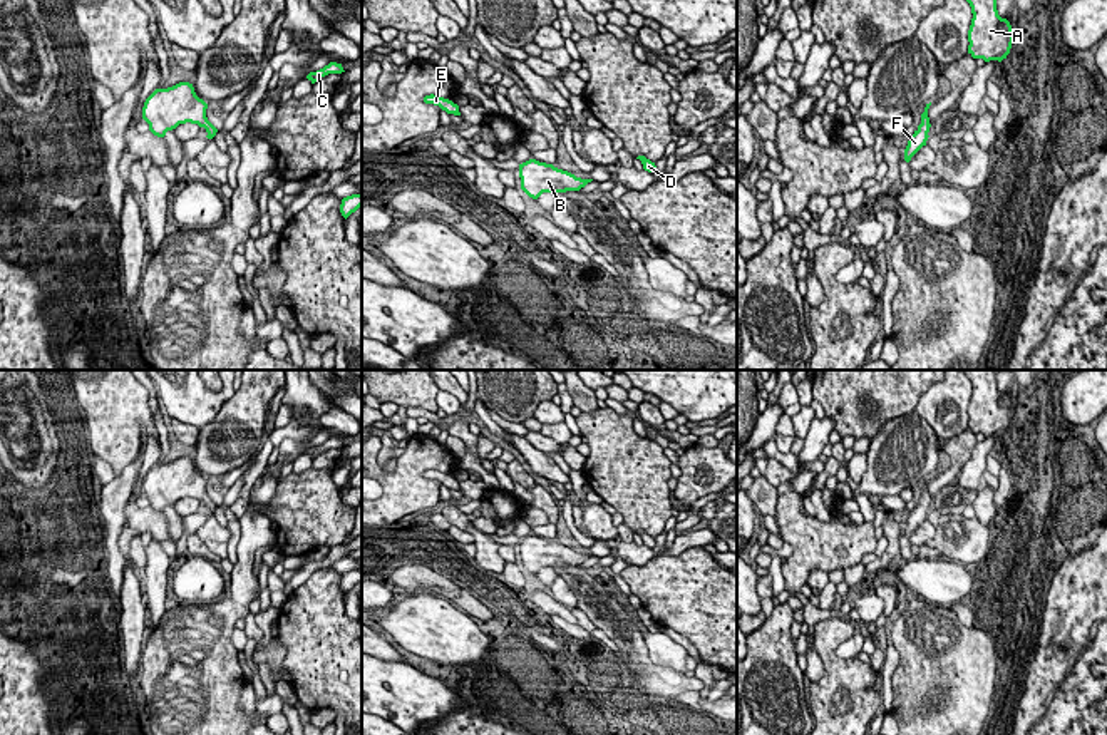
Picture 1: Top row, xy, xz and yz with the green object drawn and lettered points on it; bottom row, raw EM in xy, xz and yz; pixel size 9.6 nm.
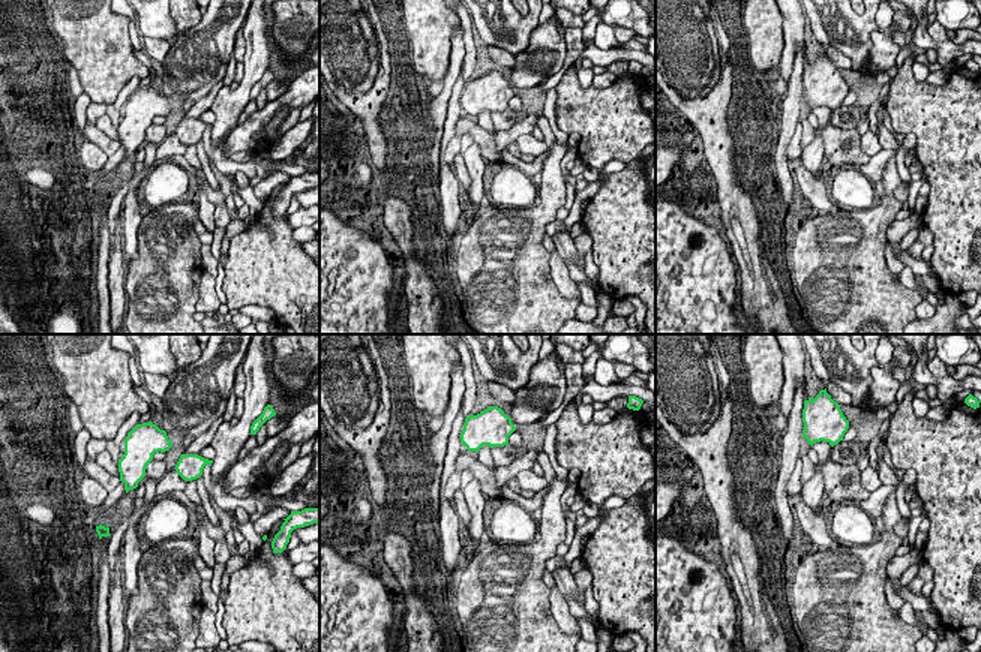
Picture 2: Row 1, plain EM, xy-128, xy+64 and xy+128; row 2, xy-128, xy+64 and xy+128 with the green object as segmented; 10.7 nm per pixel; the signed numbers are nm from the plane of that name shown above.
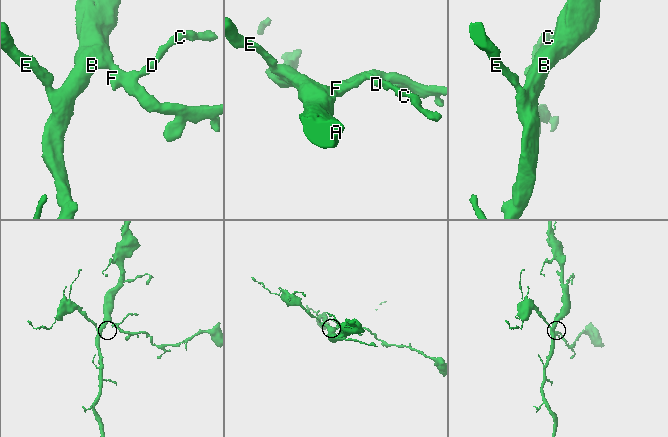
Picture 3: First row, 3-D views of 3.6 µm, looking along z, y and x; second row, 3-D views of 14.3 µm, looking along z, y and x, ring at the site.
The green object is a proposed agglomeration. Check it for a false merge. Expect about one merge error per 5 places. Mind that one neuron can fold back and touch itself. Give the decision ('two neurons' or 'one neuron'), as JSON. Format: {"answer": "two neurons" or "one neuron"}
{"answer": "one neuron"}

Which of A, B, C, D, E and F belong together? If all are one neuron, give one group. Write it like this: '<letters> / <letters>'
A B C D E F

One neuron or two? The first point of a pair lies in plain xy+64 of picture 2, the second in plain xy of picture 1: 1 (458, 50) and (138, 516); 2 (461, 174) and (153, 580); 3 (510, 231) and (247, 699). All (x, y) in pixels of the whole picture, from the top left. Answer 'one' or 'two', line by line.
1: two
2: two
3: two

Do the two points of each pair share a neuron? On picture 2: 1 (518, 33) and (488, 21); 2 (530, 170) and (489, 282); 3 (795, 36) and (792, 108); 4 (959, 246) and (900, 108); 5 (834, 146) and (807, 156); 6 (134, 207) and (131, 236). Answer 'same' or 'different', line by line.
1: same
2: different
3: different
4: same
5: different
6: same

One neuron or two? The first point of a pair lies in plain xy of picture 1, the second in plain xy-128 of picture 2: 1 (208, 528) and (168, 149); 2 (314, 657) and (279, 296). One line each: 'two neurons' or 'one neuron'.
1: one neuron
2: one neuron

